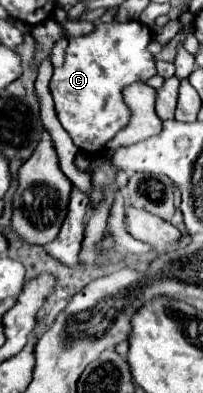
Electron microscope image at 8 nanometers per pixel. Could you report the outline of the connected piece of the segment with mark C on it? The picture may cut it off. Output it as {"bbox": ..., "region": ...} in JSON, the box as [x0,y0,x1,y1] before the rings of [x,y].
{"bbox":[49,20,157,156],"region":[[[137,20],[97,22],[93,32],[69,38],[65,64],[53,70],[49,88],[57,118],[79,150],[101,156],[107,142],[131,122],[131,110],[123,102],[121,90],[135,82],[147,82],[157,74],[155,58],[147,48],[149,42],[151,28]]]}

